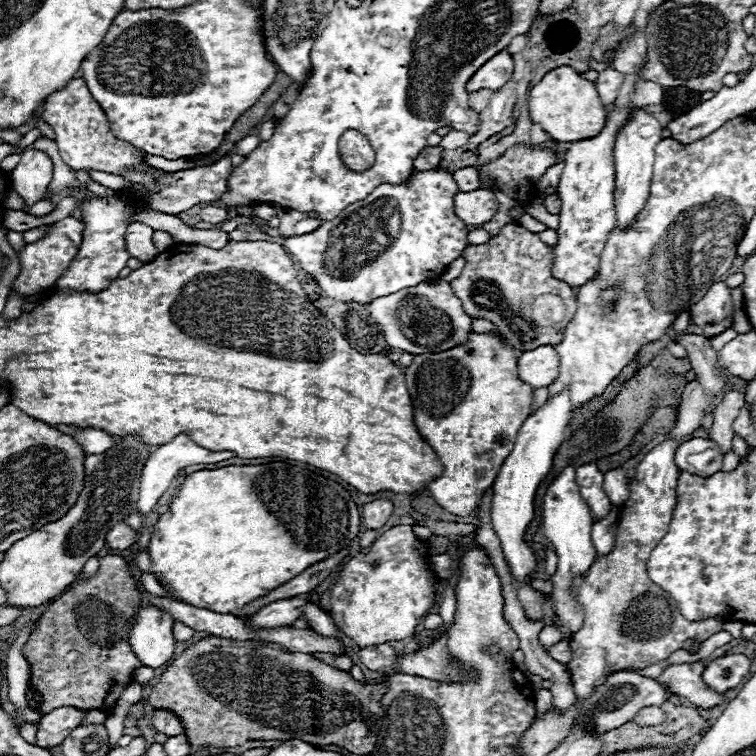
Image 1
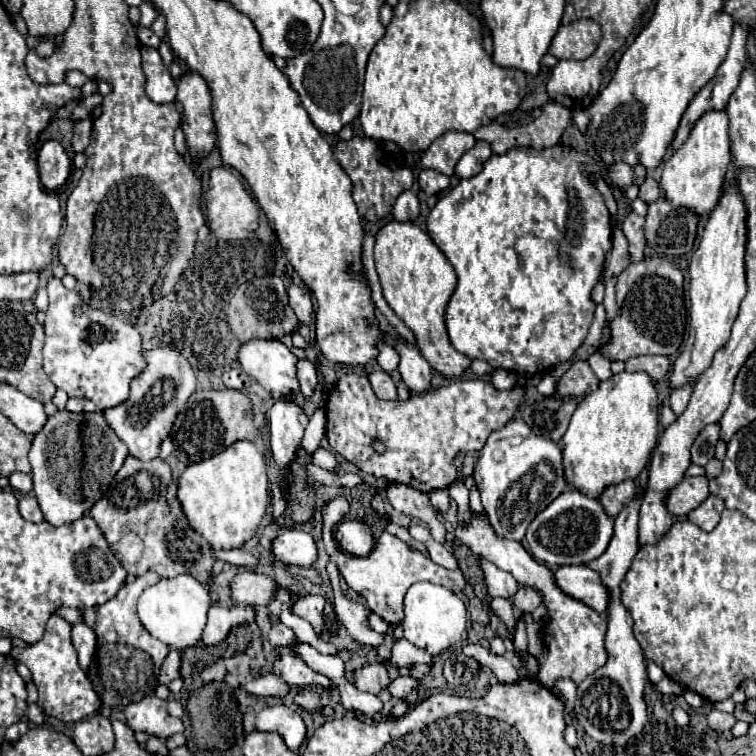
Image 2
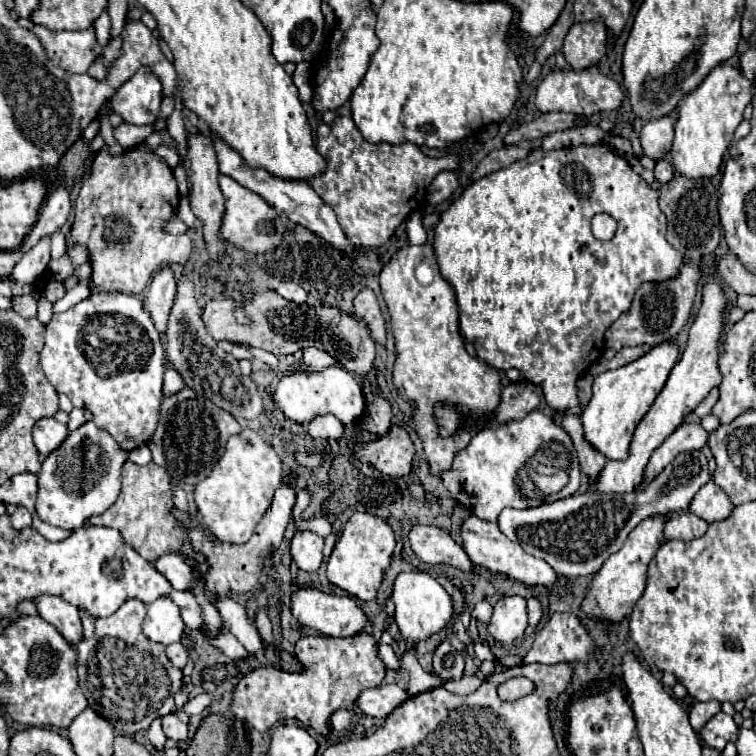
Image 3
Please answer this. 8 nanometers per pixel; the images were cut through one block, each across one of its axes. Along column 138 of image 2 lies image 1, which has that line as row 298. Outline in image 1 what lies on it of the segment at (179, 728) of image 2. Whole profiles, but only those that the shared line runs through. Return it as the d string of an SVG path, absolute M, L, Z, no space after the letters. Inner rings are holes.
M716 282L702 296L702 302L696 302L690 308L692 322L702 330L706 338L716 338L732 326L734 304L730 298L730 288L726 282Z

